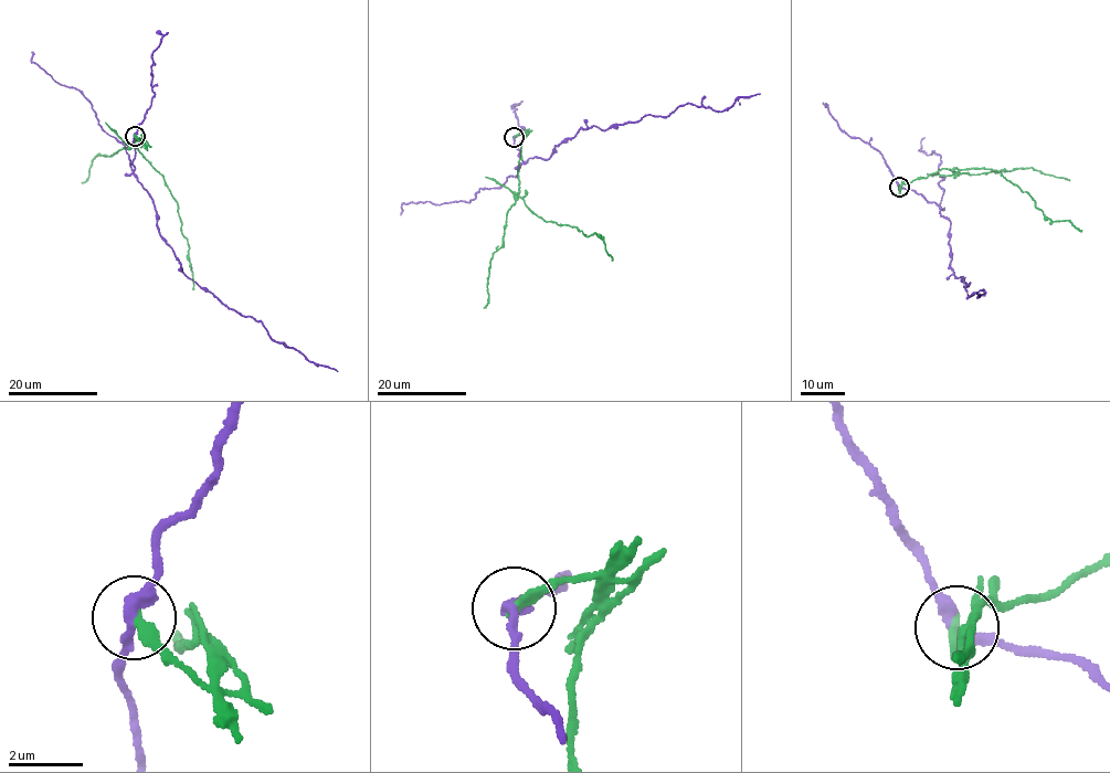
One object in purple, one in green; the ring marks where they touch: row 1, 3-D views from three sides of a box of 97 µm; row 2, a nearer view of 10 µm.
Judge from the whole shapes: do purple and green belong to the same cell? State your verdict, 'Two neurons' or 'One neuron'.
Two neurons

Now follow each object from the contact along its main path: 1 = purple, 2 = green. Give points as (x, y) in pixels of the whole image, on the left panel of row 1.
1: (134, 135), (135, 173), (151, 201), (161, 237), (182, 272), (228, 308), (261, 321), (275, 342), (338, 371)
2: (134, 135), (143, 141), (136, 138), (133, 146), (164, 178), (177, 202), (193, 289)

